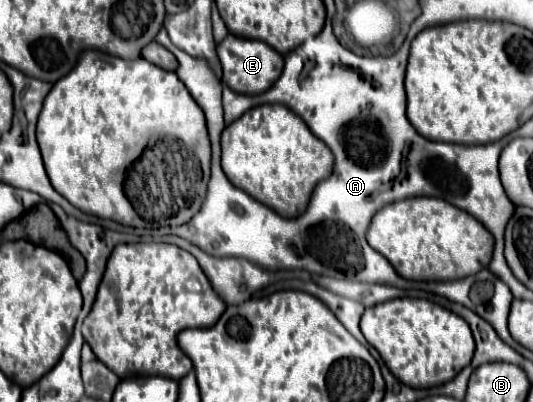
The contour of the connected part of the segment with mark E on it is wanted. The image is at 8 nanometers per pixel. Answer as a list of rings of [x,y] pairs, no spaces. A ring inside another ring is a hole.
[[[228,34],[222,42],[216,44],[216,54],[220,58],[222,72],[224,72],[222,82],[232,90],[238,90],[238,94],[258,94],[258,90],[268,90],[278,80],[278,74],[282,72],[284,56],[262,40],[246,40]]]

